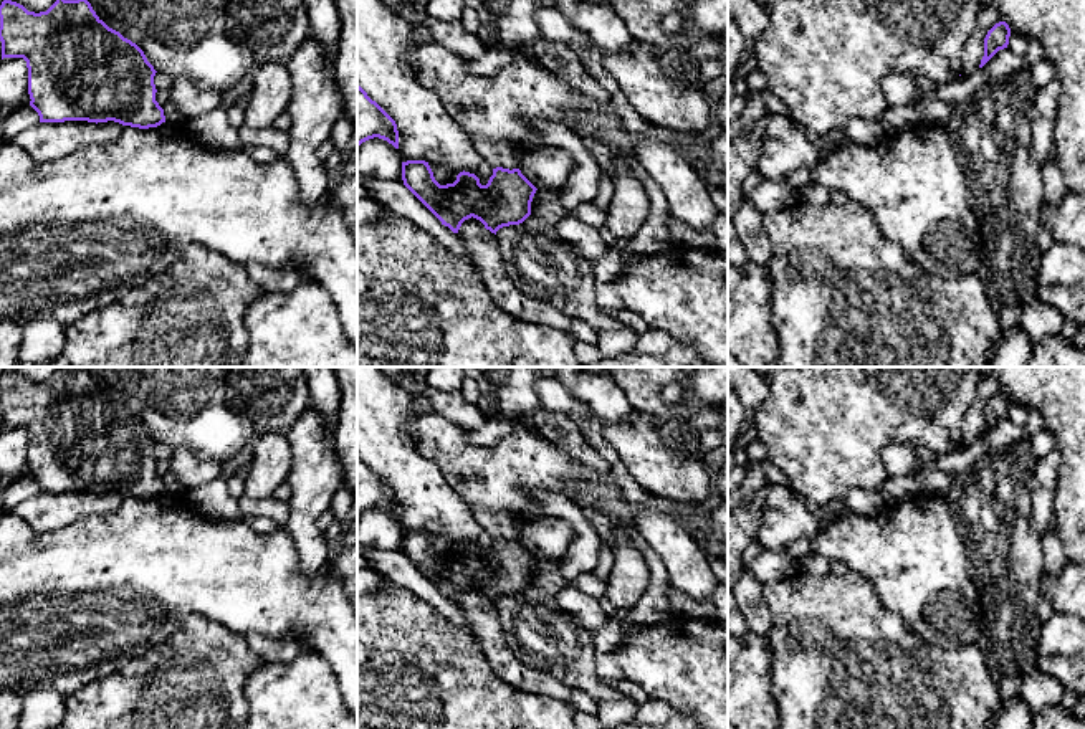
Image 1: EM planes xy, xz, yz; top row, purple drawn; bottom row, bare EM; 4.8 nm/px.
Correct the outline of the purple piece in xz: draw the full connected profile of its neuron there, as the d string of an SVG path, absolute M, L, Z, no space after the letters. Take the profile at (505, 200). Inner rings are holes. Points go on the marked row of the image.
M425 160L402 162L404 185L453 233L468 218L480 220L496 235L503 226L519 225L531 215L536 187L519 169L493 169L486 185L470 172L453 183L440 185Z

